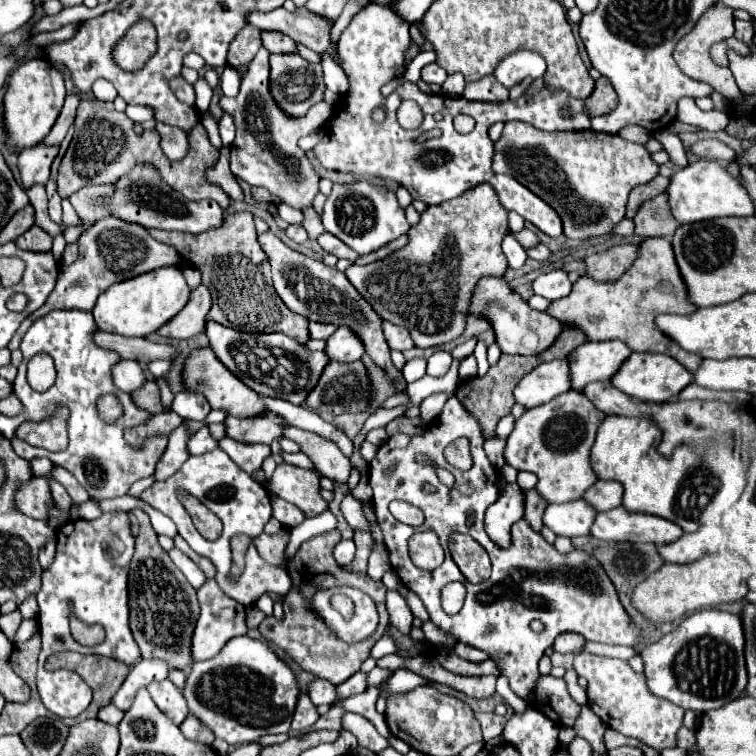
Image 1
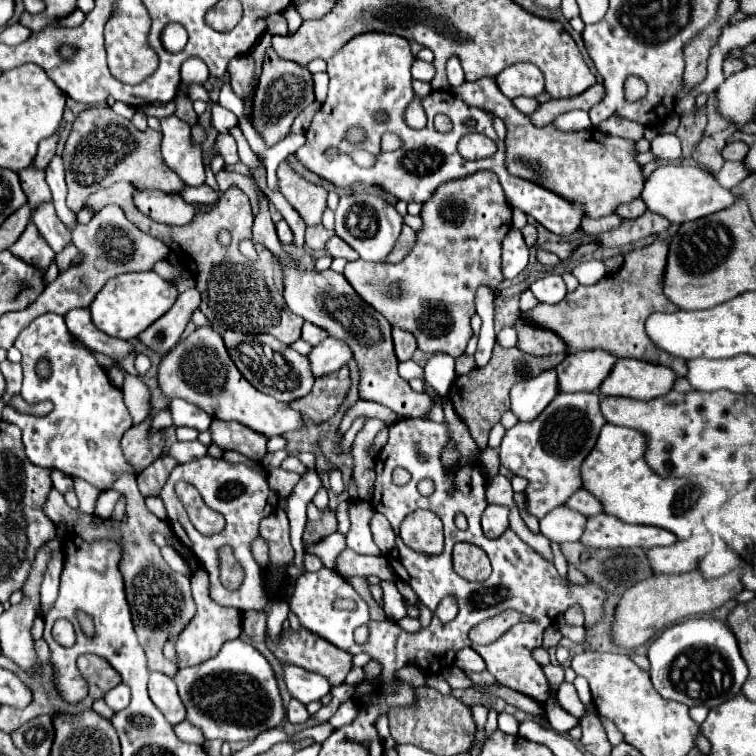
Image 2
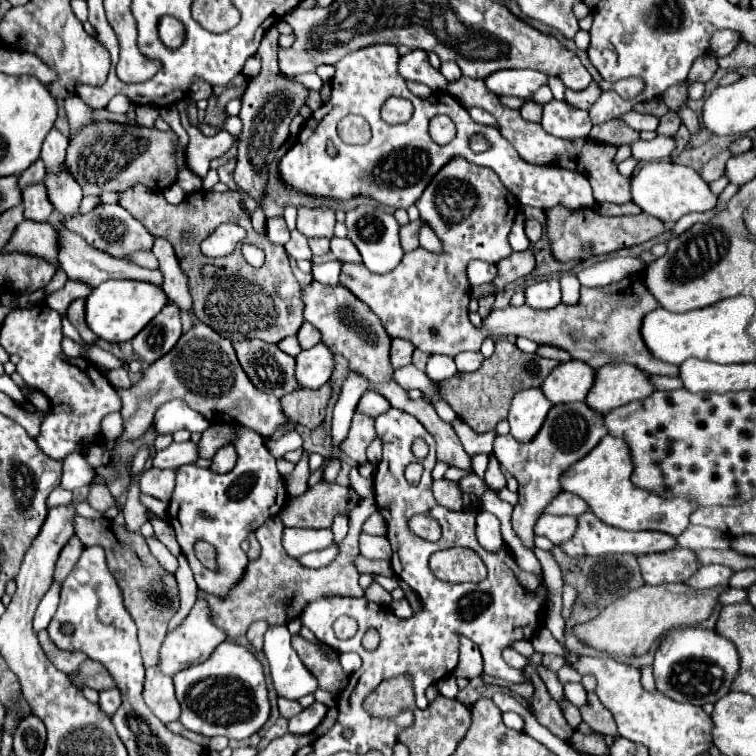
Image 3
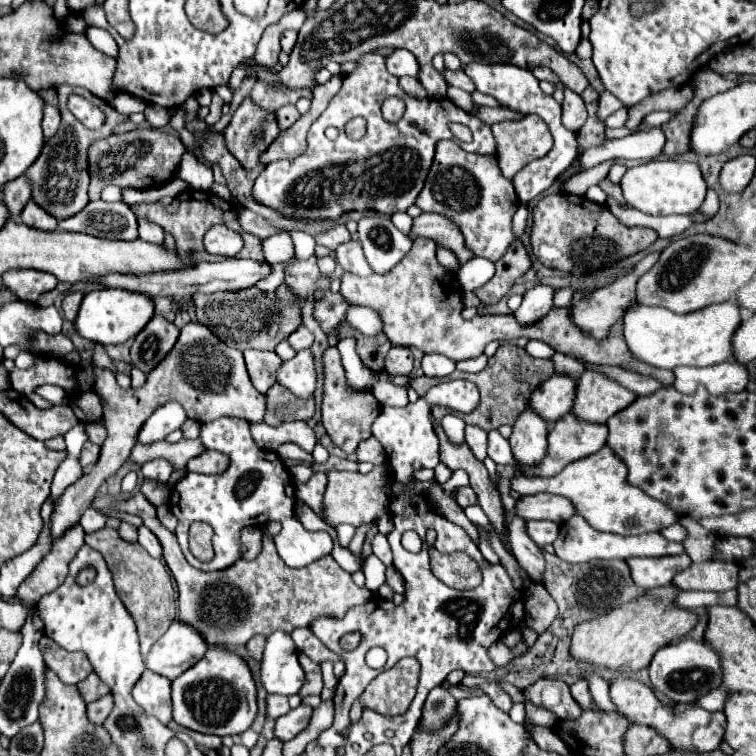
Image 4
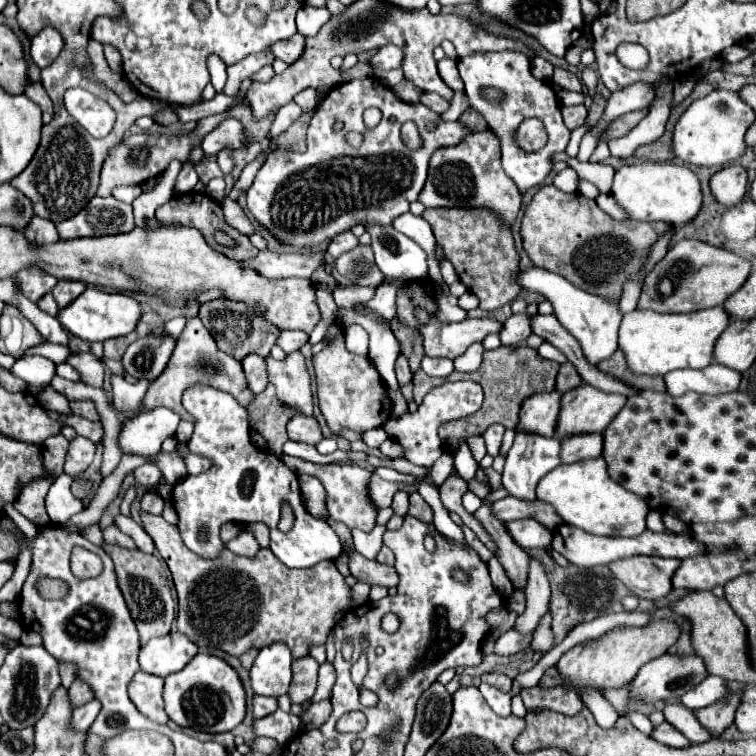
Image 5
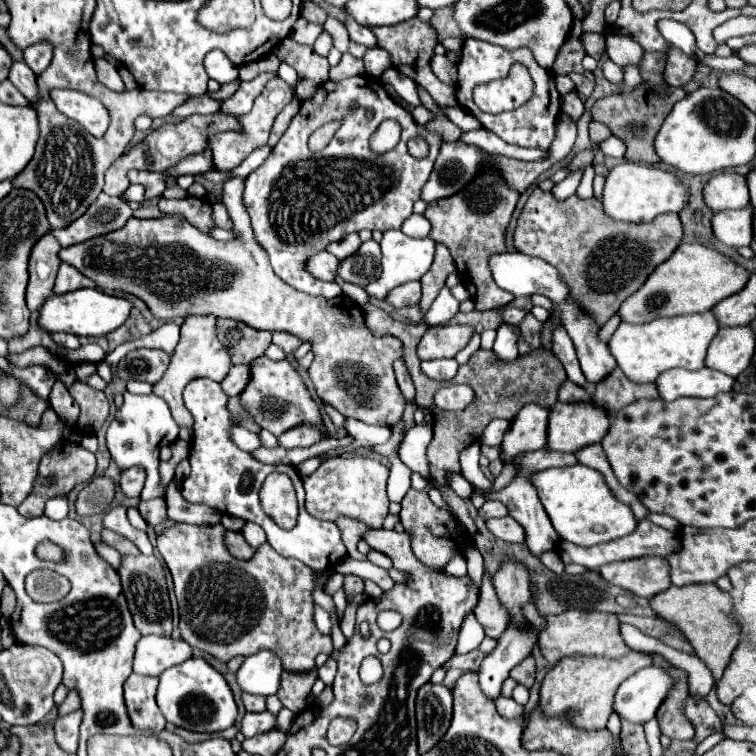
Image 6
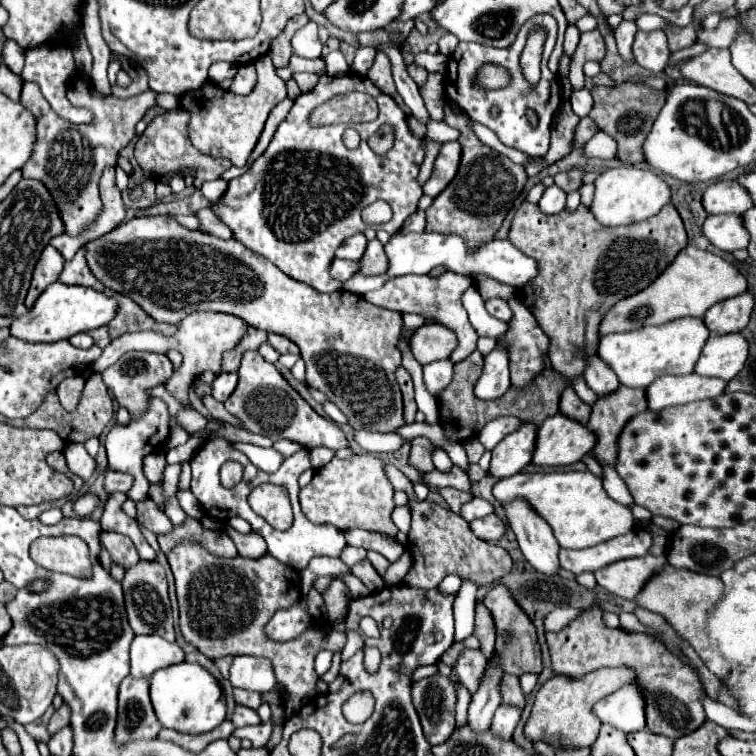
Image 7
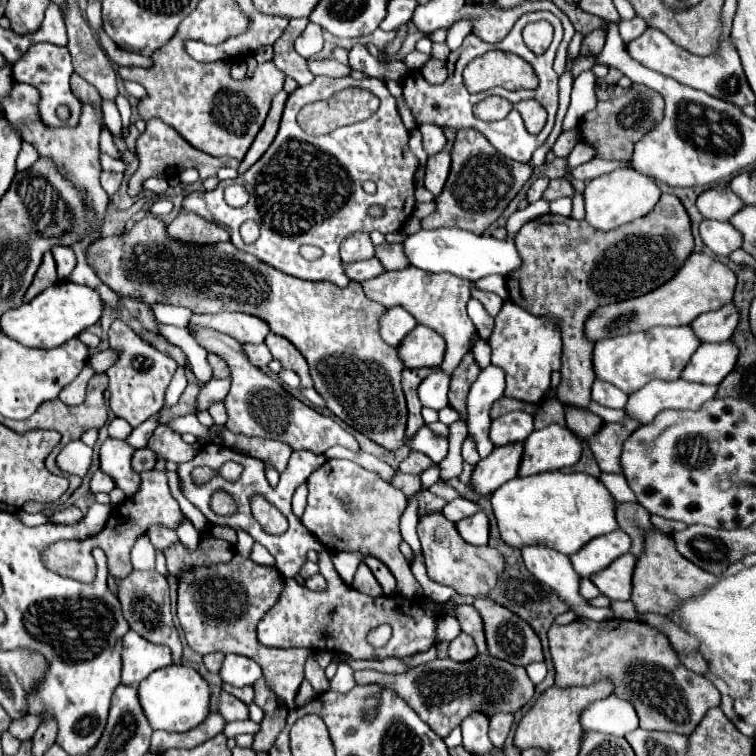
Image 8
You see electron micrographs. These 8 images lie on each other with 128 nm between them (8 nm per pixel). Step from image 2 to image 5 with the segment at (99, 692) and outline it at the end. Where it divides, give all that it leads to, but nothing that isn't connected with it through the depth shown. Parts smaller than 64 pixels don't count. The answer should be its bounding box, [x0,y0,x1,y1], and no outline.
[68,680,92,708]

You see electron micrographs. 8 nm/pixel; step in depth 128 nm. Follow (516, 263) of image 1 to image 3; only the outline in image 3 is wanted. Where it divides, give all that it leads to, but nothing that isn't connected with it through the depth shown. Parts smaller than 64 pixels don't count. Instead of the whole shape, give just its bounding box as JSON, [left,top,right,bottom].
[468,214,530,288]

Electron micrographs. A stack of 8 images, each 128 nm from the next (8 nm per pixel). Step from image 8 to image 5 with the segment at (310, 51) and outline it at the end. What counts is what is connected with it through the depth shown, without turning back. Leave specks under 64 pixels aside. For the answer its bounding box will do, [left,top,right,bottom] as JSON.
[296,6,330,38]

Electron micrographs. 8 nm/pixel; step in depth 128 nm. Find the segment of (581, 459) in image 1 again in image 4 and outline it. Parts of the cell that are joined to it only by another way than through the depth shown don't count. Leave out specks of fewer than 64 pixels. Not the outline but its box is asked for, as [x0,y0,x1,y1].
[488,414,606,582]

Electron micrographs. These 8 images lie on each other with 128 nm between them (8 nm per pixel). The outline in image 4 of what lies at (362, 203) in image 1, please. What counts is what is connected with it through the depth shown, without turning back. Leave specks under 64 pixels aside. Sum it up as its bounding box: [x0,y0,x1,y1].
[358,216,412,274]

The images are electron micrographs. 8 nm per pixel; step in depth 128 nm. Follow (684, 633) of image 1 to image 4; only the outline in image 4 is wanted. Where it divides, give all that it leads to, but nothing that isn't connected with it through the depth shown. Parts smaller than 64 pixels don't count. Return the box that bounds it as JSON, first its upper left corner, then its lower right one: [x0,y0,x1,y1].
[648,638,722,702]

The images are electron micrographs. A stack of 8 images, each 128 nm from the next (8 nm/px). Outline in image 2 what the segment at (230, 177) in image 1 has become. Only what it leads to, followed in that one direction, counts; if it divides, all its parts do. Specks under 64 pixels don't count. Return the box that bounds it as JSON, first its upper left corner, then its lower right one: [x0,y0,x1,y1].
[88,184,302,344]

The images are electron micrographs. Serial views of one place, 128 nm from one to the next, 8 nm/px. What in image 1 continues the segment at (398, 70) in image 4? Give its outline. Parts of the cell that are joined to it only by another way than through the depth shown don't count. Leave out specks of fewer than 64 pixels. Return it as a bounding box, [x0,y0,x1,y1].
[422,62,448,84]

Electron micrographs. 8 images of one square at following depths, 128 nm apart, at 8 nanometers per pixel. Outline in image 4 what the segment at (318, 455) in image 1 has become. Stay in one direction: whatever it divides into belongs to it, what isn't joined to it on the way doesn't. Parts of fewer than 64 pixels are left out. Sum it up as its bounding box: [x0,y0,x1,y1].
[52,322,266,538]

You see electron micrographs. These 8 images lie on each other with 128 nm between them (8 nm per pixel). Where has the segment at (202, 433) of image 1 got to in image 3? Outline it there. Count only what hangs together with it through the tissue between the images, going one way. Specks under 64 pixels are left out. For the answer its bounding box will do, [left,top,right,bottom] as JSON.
[152,442,198,470]

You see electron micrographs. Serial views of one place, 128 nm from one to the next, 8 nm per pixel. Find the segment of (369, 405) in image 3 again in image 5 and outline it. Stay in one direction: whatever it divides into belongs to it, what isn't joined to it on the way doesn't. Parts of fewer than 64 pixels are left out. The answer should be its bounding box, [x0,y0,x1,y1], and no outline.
[386,388,408,418]

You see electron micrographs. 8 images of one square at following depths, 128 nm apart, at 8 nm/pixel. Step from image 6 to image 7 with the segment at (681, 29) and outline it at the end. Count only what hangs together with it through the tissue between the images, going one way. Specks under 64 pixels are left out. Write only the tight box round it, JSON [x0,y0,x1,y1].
[636,14,666,30]

